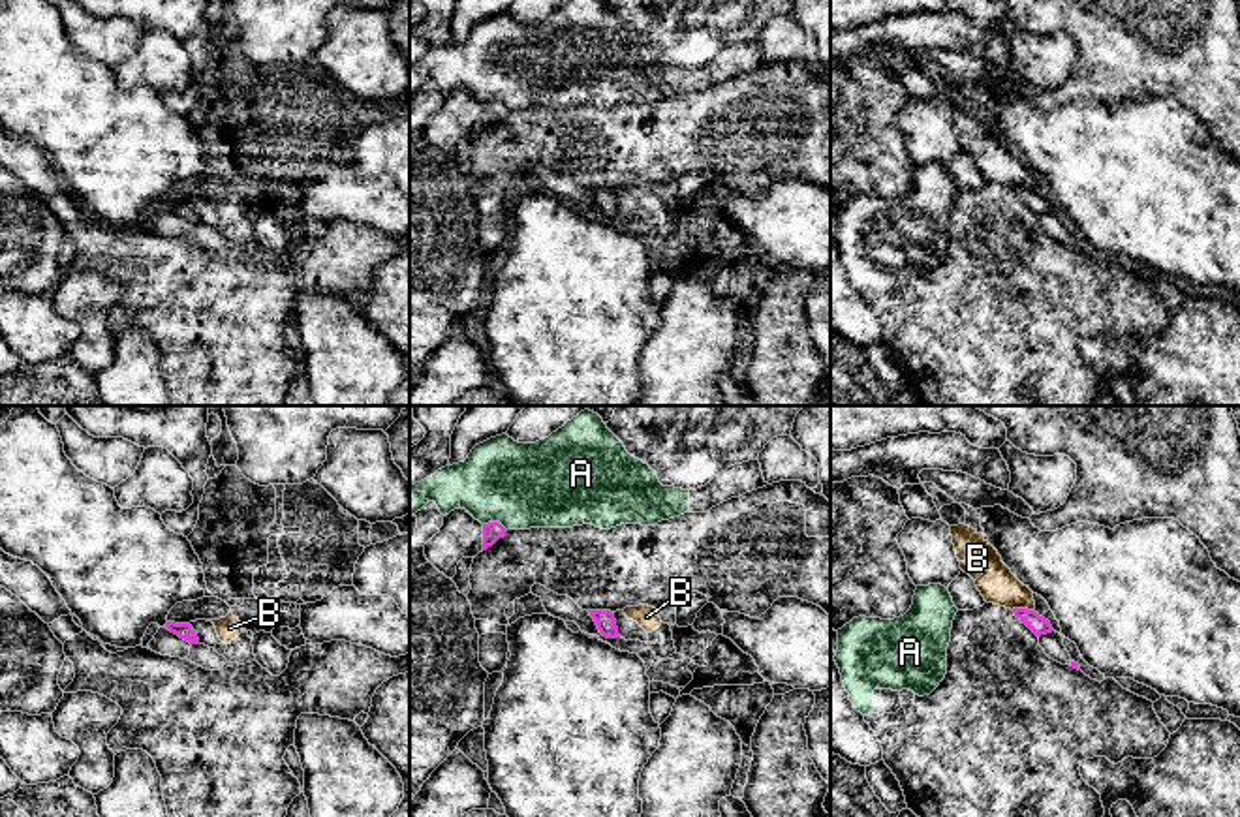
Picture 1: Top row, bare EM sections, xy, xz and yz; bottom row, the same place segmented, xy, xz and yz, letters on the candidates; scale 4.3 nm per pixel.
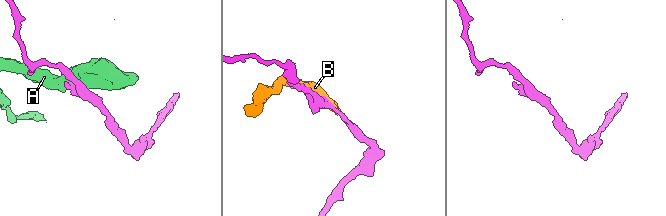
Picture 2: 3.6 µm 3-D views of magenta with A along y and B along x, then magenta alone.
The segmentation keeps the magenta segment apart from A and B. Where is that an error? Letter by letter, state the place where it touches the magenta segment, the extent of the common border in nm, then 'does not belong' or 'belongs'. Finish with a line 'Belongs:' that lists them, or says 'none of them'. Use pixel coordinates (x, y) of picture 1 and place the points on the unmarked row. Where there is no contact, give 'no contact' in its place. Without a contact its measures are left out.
A: xz (495, 102) | 110 nm | does not belong
B: yz (1022, 188) | 100 nm | does not belong
Belongs: none of them

